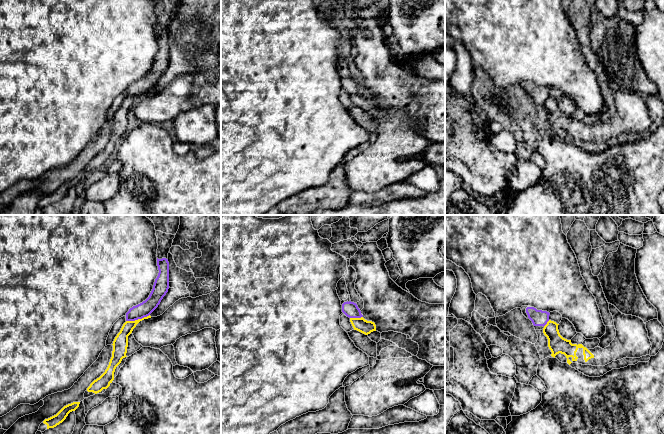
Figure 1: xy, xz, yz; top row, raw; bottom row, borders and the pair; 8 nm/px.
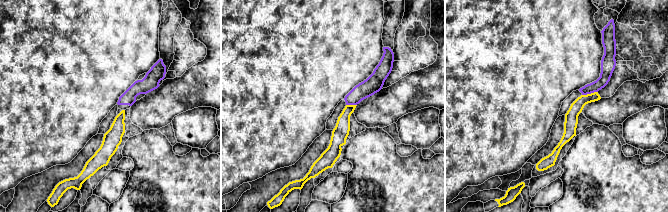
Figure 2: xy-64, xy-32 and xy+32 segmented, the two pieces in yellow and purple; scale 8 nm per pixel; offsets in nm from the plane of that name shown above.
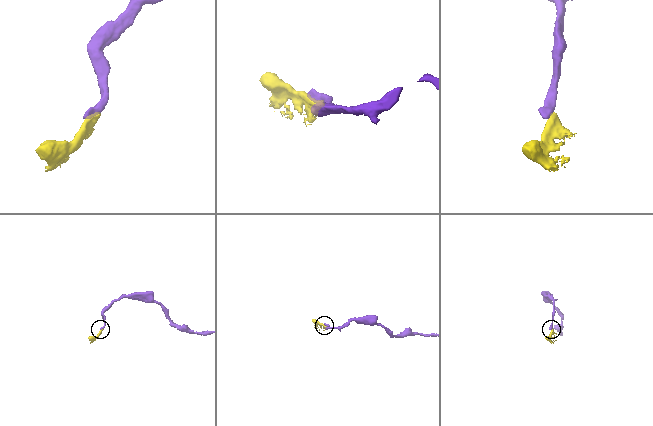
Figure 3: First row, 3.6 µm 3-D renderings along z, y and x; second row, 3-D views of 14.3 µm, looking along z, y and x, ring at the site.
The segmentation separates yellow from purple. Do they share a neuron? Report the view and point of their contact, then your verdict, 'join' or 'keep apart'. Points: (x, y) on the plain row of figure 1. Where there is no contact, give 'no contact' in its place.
contact xy (138, 95); keep apart

